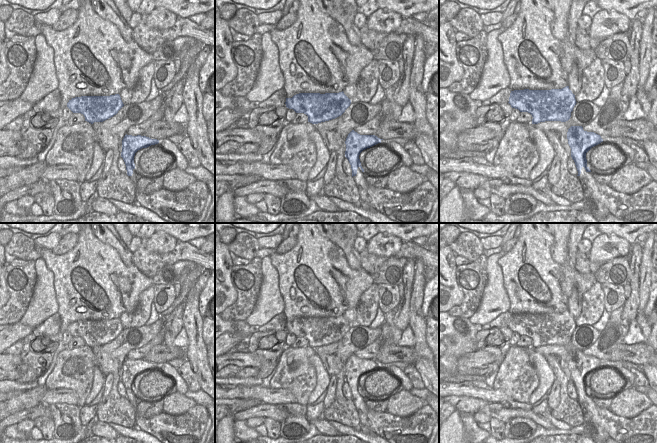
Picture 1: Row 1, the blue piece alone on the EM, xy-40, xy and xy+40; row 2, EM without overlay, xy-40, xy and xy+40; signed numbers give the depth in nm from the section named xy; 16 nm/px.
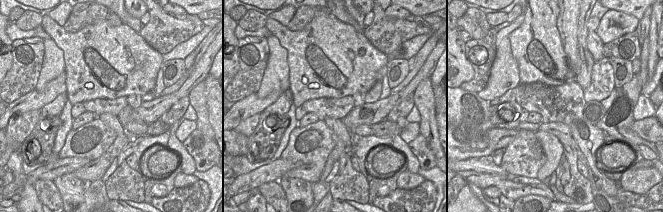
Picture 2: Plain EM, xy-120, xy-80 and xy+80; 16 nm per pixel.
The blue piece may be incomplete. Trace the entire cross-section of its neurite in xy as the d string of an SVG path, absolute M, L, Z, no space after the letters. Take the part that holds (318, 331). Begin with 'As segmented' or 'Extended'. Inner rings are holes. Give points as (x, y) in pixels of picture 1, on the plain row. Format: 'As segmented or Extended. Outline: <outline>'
As segmented. Outline: M299 317L292 322L286 322L286 331L296 337L308 340L308 346L318 348L341 340L350 330L351 324L339 317Z

